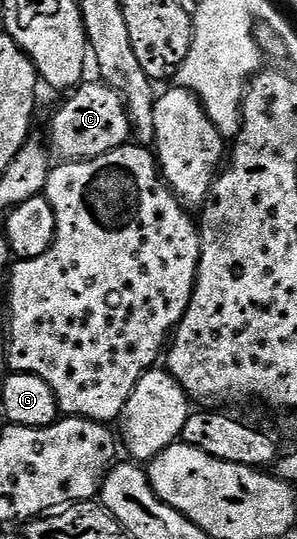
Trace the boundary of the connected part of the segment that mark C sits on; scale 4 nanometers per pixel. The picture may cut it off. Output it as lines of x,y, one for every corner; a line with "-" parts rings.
102,80
84,81
74,92
68,93
59,111
51,118
51,142
49,146
60,159
68,162
83,162
86,158
105,156
105,152
113,152
117,148
128,145
132,141
131,117
127,114
127,105
123,97
113,88
109,88

